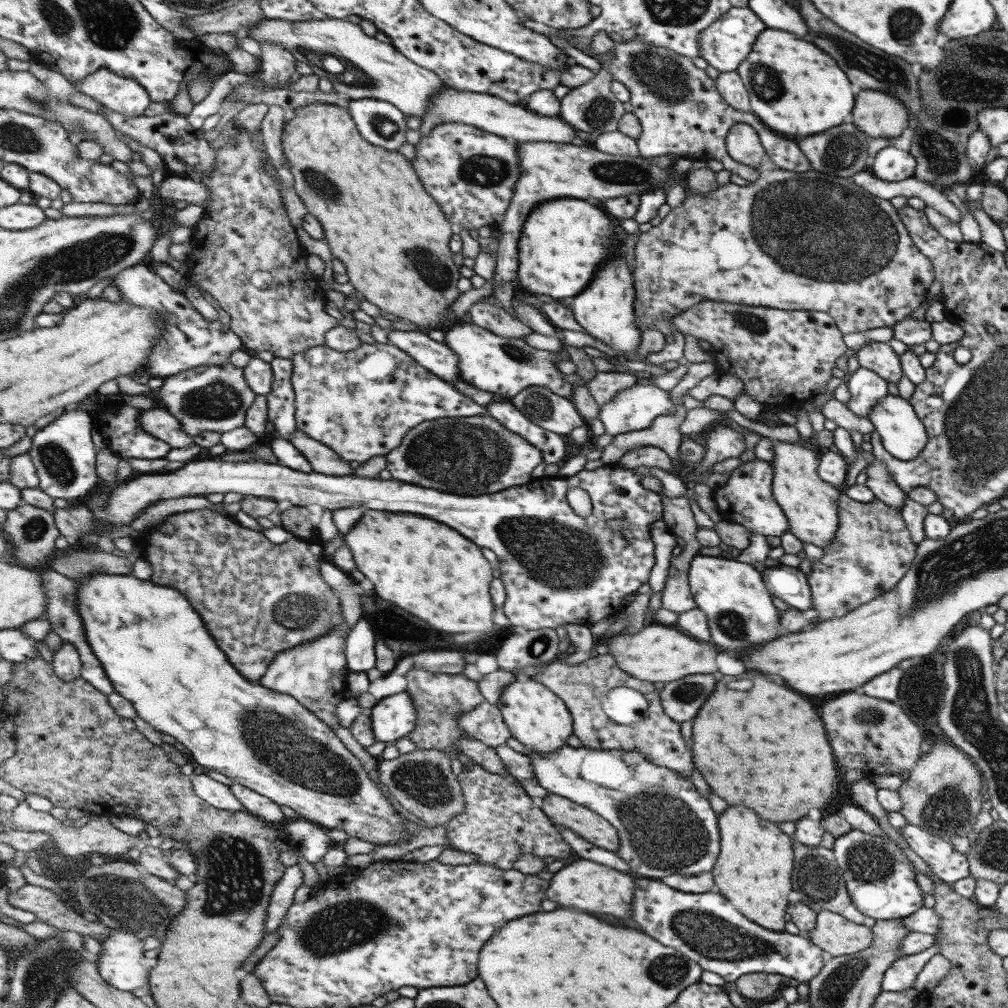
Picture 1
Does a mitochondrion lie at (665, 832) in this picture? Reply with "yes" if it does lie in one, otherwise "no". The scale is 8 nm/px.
yes

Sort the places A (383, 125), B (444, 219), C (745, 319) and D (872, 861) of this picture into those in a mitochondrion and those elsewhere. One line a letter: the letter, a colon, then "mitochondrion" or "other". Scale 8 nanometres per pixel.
A: mitochondrion
B: other
C: mitochondrion
D: mitochondrion

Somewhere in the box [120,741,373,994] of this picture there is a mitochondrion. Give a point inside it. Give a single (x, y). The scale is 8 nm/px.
(234, 868)

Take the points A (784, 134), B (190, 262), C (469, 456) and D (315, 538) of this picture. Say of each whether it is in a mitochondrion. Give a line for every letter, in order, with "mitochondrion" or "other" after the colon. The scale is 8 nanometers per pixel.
A: other
B: other
C: mitochondrion
D: other

